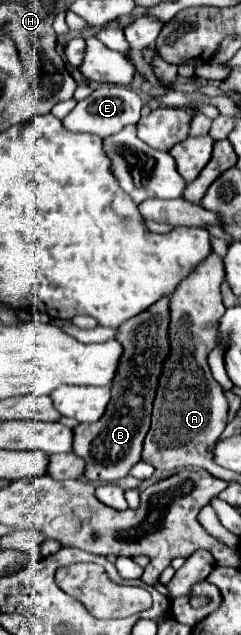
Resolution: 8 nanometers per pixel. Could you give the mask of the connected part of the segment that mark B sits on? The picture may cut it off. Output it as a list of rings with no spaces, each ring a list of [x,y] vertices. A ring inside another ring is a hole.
[[[161,297],[157,303],[153,303],[153,307],[141,311],[133,319],[127,319],[117,329],[115,339],[121,343],[123,353],[121,353],[121,363],[117,367],[117,375],[113,377],[113,383],[111,383],[109,407],[97,423],[79,423],[73,429],[73,453],[81,455],[81,459],[85,459],[85,477],[89,481],[121,479],[141,459],[141,447],[143,447],[143,439],[149,431],[157,383],[159,383],[159,377],[163,371],[163,363],[169,357],[169,297]]]

